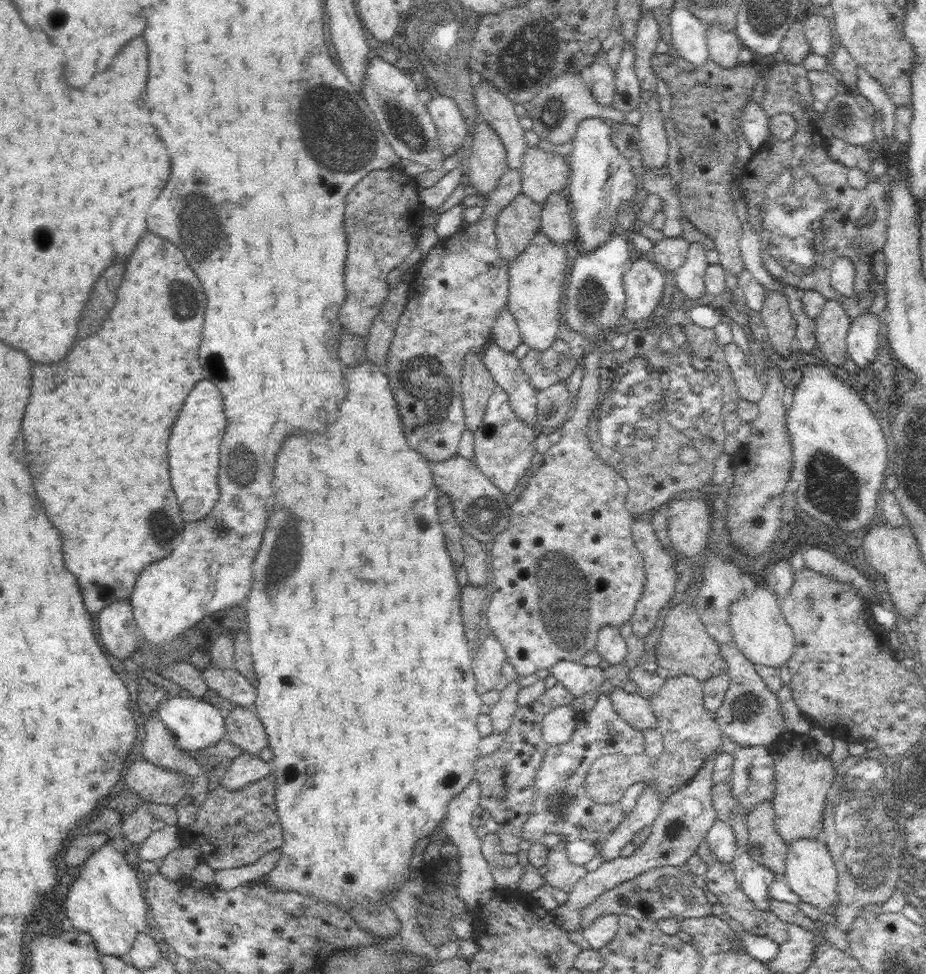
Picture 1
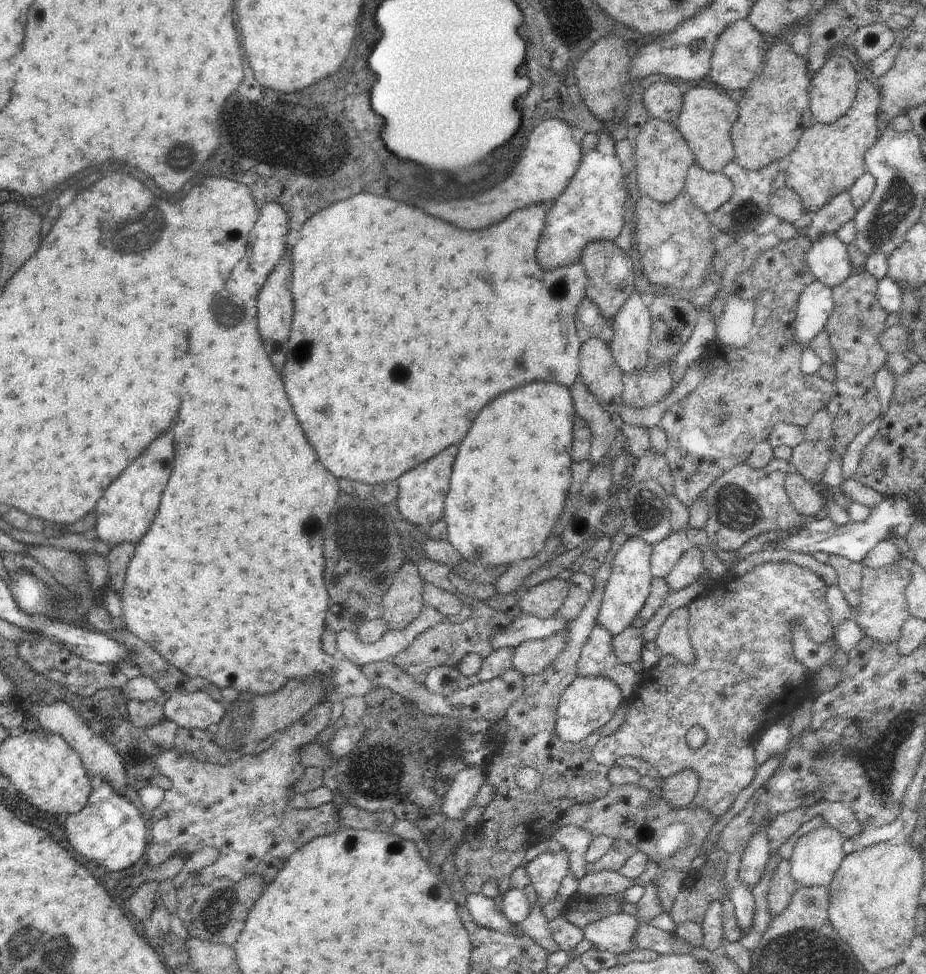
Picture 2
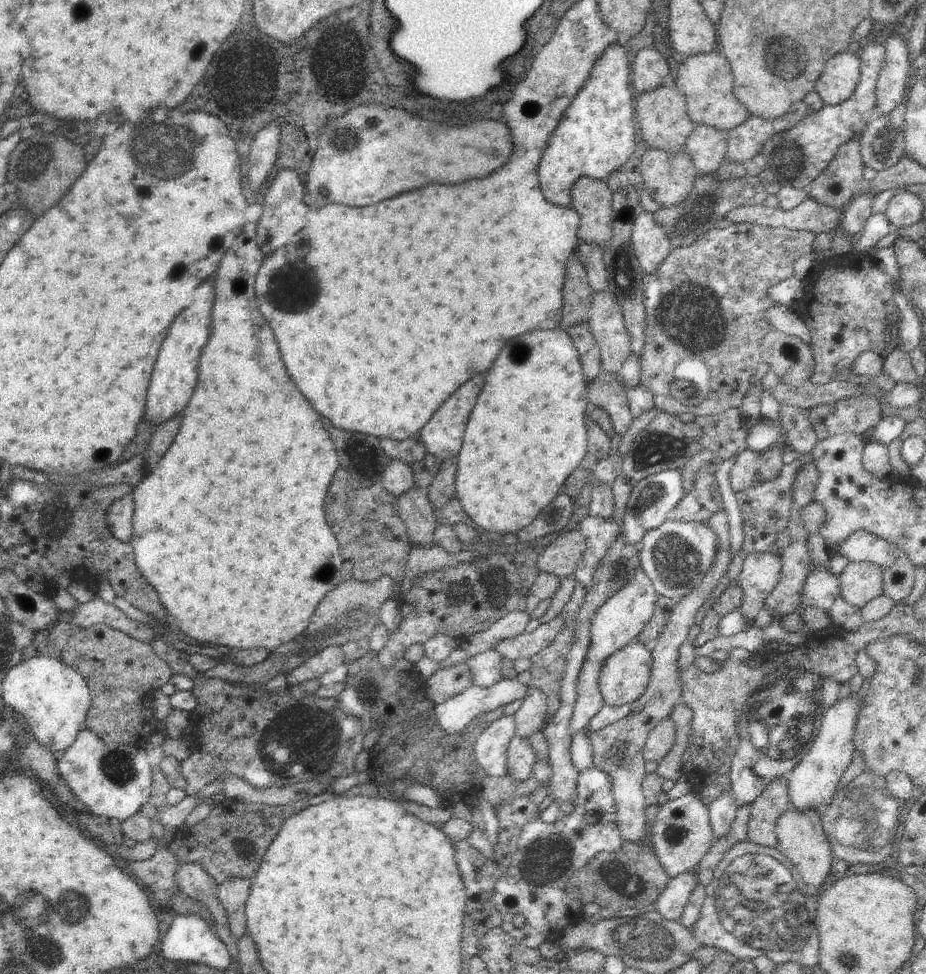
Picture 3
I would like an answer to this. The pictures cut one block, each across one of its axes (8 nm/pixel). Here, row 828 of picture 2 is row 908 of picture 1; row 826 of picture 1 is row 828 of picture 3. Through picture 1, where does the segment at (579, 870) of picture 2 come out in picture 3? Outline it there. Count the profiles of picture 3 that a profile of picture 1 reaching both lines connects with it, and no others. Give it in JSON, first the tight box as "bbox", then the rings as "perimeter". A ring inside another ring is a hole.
{"bbox":[651,792,713,880],"perimeter":[[[689,792],[673,802],[659,806],[651,828],[651,842],[655,846],[653,854],[657,856],[665,874],[673,880],[679,874],[689,872],[703,860],[707,850],[711,848],[711,836],[713,832],[709,826],[709,808],[693,792]]]}

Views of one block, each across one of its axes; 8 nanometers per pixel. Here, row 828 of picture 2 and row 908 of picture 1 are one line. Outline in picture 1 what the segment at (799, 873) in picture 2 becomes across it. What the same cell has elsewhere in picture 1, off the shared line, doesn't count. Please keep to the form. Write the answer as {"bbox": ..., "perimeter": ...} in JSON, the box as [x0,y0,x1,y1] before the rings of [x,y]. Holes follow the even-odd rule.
{"bbox":[783,838,839,916],"perimeter":[[[799,838],[795,842],[789,842],[787,848],[787,858],[785,858],[785,874],[783,880],[799,896],[801,902],[807,902],[809,906],[817,908],[819,912],[825,912],[833,916],[833,908],[839,900],[837,896],[837,870],[835,862],[829,856],[829,848],[825,846],[823,840],[815,838]]]}

